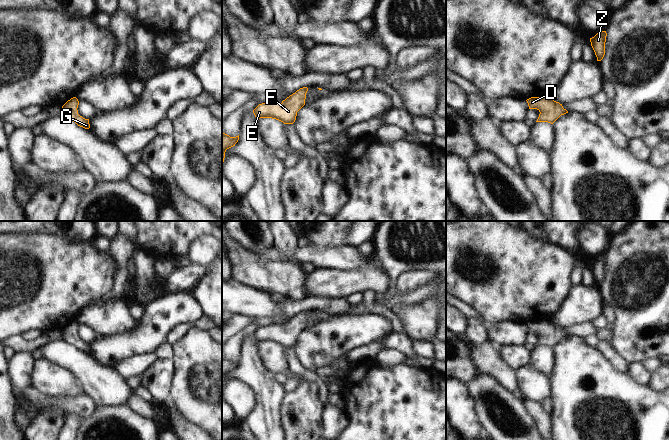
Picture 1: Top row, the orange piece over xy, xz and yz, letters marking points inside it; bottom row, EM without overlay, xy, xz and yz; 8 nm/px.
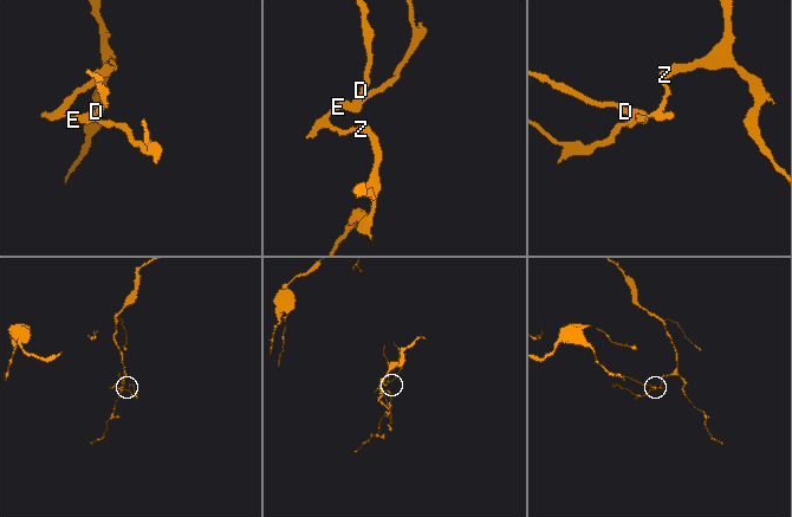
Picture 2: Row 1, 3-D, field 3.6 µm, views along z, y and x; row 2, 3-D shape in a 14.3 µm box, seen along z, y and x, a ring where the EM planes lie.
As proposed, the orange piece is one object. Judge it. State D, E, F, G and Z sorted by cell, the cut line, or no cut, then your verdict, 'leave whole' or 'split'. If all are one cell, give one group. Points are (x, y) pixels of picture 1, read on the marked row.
D E F G Z | no cut | leave whole

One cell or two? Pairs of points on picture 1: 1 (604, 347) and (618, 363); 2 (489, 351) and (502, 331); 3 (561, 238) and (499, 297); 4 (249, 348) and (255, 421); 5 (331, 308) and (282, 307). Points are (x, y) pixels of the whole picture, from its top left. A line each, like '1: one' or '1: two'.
1: one
2: two
3: two
4: one
5: one

